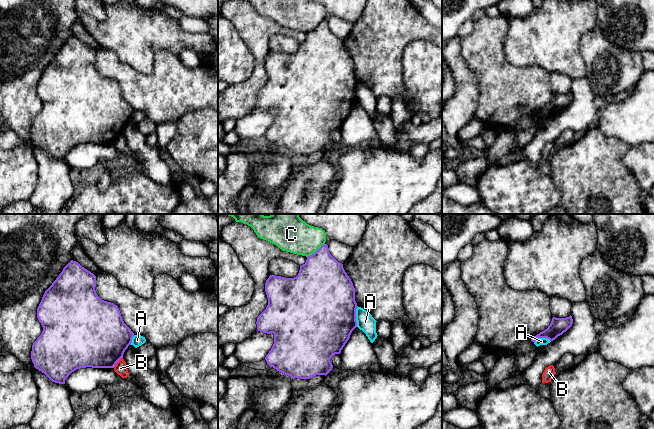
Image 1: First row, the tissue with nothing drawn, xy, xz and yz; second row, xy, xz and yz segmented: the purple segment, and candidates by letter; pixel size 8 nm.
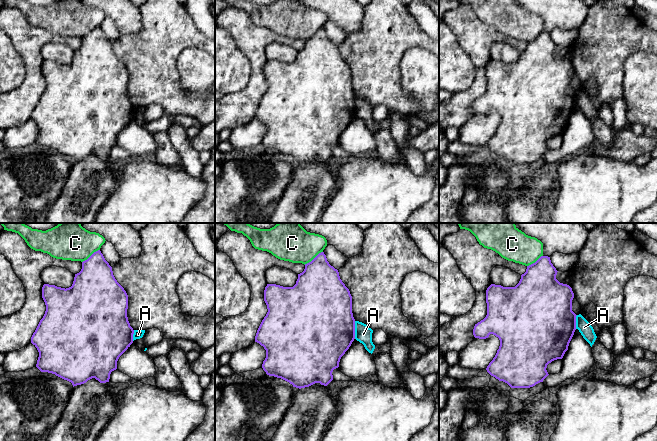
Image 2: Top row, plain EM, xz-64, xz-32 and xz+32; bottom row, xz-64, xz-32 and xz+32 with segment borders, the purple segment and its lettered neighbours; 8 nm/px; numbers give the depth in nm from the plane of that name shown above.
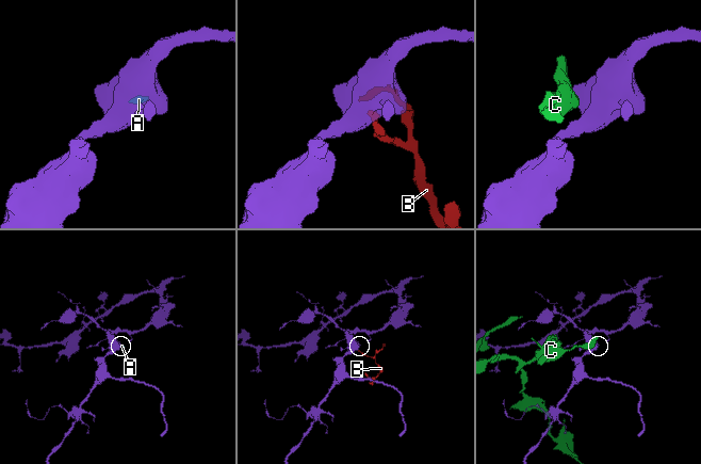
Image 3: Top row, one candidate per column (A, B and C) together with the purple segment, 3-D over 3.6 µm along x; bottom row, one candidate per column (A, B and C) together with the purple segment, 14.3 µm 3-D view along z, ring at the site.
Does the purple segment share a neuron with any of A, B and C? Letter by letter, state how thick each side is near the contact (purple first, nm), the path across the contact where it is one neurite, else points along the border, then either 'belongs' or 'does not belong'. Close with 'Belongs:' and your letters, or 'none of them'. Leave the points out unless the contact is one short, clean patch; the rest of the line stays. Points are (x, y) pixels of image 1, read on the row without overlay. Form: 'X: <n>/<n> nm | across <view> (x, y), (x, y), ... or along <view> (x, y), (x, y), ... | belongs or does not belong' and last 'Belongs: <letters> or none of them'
A: 500/140 nm | along xz (357, 82), (356, 102) | does not belong
B: 480/100 nm | along xy (122, 133), (113, 143) | does not belong
C: 400/260 nm | along xz (324, 19), (307, 33) | does not belong
Belongs: none of them

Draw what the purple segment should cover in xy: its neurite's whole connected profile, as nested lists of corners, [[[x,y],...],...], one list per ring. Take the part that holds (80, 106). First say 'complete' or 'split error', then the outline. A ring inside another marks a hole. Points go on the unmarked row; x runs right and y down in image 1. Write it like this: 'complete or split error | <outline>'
complete | [[[71,36],[37,84],[43,107],[32,121],[31,135],[52,158],[65,160],[66,154],[80,144],[114,144],[131,121],[134,109],[124,99],[118,82],[102,76],[95,63],[96,52]]]

